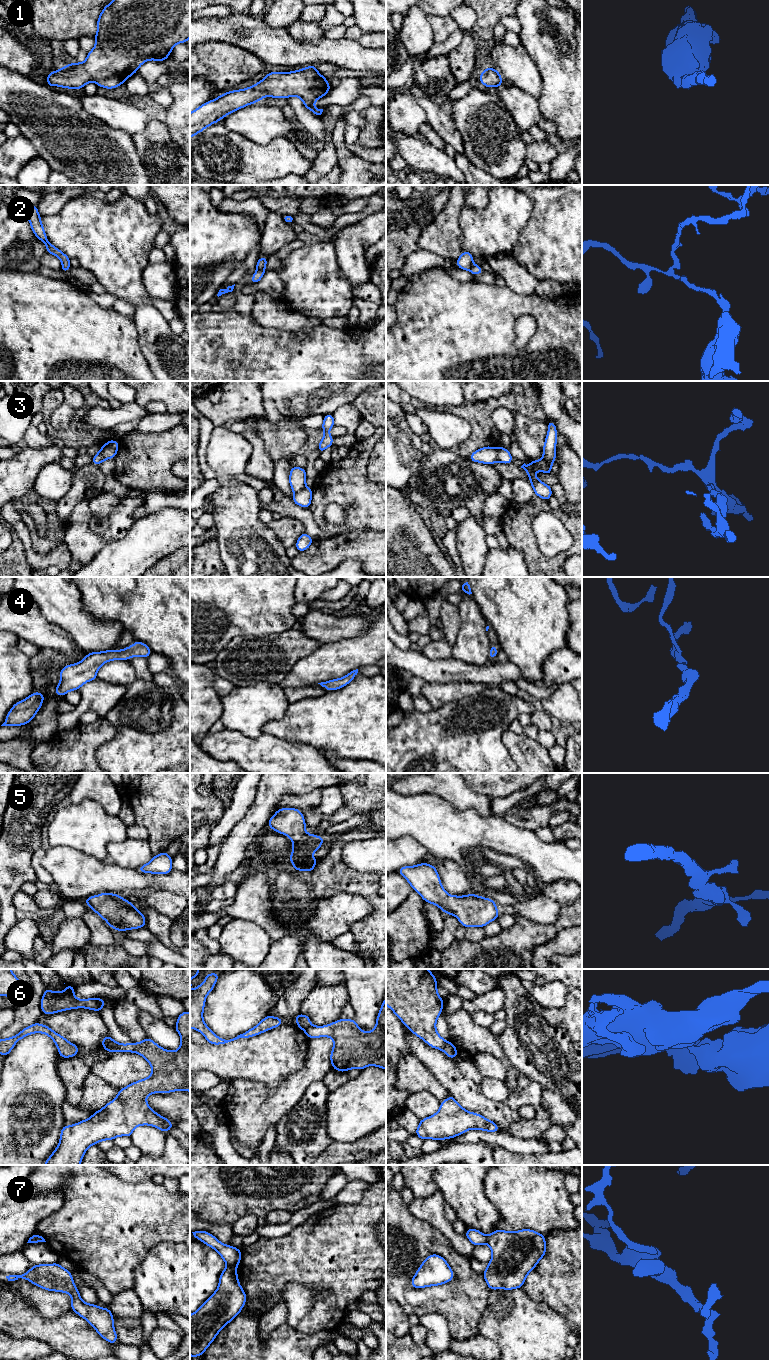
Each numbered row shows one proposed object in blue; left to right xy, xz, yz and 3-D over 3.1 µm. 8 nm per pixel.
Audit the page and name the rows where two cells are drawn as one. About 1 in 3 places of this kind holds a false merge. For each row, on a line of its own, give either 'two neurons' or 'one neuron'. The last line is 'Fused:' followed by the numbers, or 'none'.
1: one neuron
2: two neurons
3: two neurons
4: one neuron
5: one neuron
6: two neurons
7: two neurons
Fused: 2, 3, 6, 7

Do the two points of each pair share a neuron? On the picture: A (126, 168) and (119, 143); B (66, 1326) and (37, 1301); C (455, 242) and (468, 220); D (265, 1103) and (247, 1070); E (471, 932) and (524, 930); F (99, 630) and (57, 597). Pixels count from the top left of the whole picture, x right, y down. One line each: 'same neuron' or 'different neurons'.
A: same neuron
B: different neurons
C: different neurons
D: different neurons
E: different neurons
F: same neuron

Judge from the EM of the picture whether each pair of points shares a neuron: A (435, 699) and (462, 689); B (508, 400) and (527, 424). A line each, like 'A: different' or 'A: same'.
A: same
B: different

